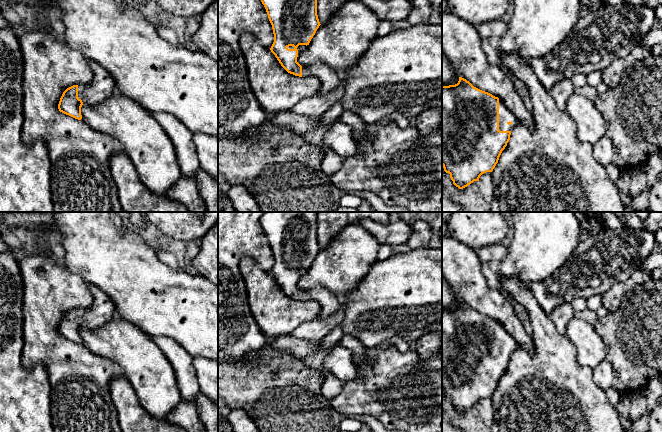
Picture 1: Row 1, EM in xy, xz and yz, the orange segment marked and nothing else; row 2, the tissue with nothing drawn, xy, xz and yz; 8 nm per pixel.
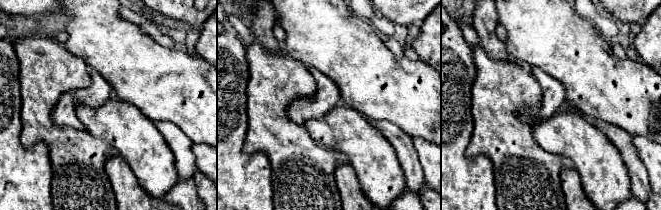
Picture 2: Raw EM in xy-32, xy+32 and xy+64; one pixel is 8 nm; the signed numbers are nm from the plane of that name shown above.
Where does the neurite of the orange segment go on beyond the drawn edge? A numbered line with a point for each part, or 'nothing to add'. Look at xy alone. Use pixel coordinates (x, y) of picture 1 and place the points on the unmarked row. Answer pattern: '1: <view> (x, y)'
1: xy (102, 310)

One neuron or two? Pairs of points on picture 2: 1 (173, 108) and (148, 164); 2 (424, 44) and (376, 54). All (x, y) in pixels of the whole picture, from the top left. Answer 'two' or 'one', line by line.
1: two
2: two

